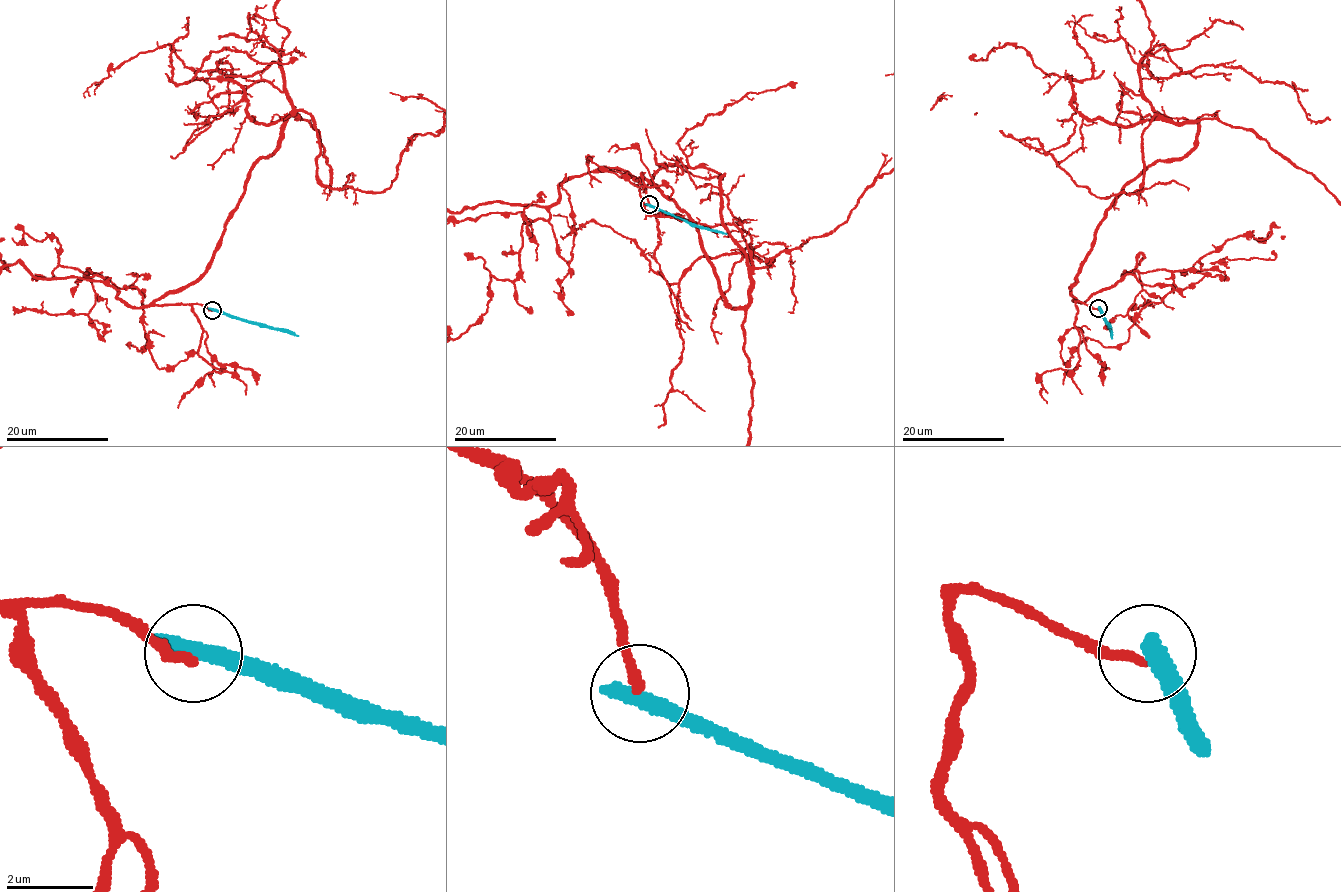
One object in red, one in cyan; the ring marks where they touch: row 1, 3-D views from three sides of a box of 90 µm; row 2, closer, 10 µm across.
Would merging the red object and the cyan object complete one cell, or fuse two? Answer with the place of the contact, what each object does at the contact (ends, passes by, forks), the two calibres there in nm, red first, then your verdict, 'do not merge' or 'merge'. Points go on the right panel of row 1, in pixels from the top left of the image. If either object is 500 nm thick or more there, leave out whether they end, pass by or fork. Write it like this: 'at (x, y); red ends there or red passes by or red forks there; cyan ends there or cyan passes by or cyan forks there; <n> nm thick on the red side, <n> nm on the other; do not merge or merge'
at (1098, 308); red ends there; cyan ends there; 240 nm thick on the red side, 480 nm on the other; do not merge

